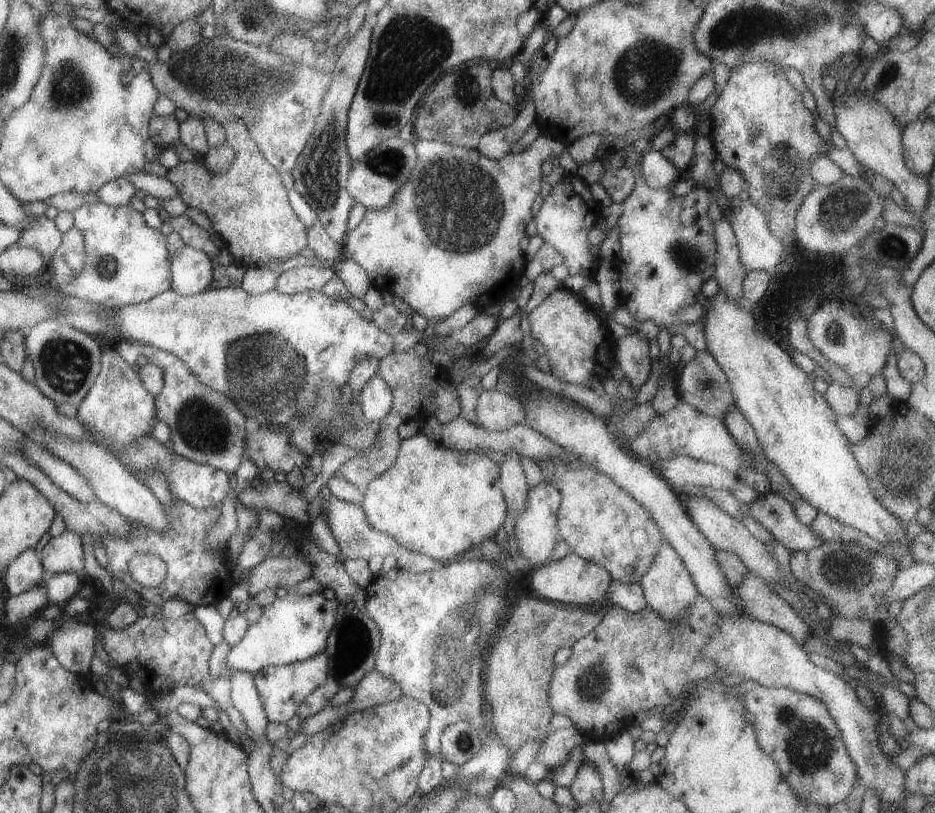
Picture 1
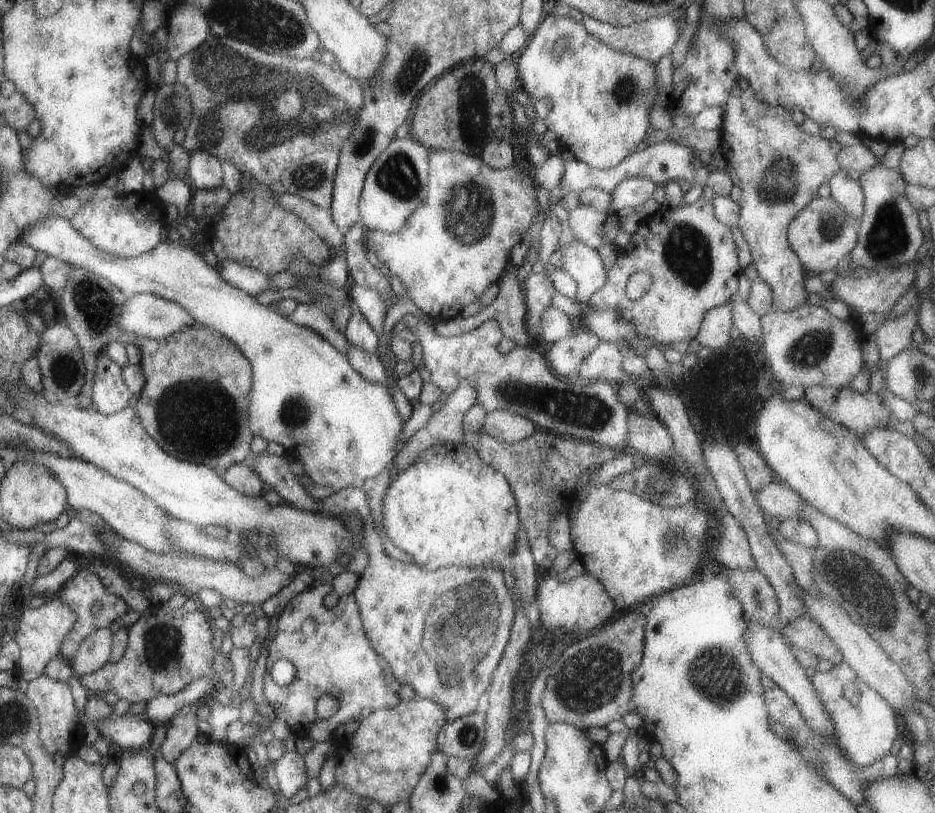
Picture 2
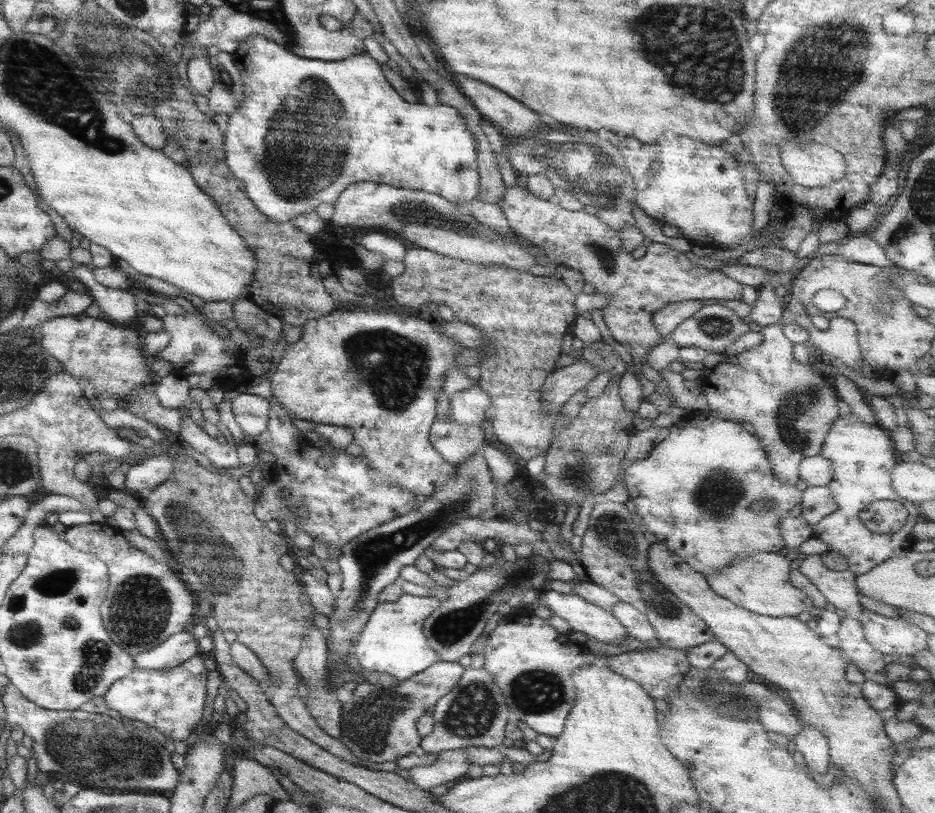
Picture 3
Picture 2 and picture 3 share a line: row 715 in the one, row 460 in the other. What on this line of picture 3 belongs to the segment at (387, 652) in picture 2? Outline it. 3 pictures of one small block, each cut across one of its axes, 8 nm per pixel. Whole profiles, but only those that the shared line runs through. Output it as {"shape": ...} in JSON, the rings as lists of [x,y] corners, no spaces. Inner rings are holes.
{"shape":[[[433,419],[428,432],[429,444],[445,462],[455,465],[467,460],[485,444],[479,426]]]}

